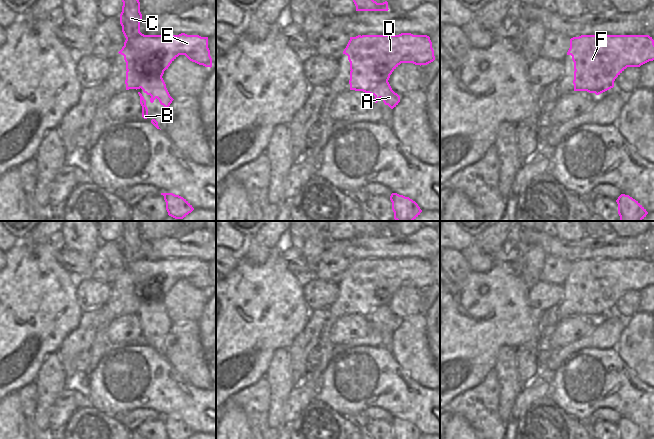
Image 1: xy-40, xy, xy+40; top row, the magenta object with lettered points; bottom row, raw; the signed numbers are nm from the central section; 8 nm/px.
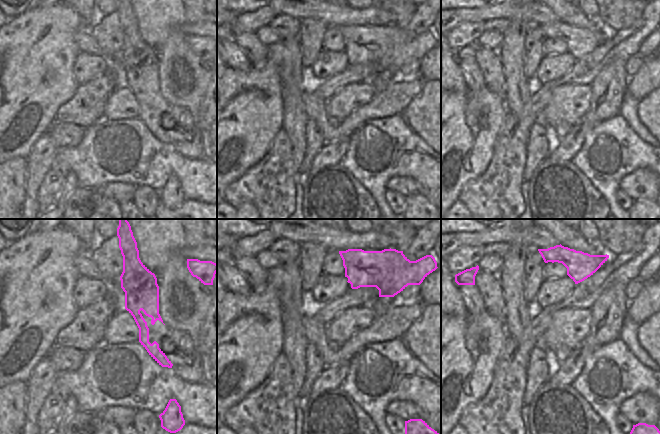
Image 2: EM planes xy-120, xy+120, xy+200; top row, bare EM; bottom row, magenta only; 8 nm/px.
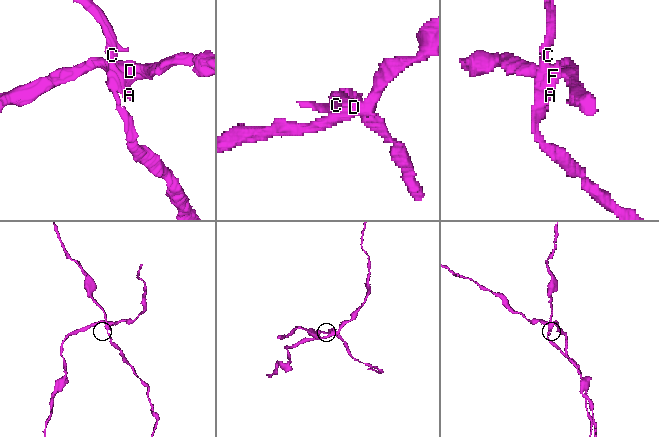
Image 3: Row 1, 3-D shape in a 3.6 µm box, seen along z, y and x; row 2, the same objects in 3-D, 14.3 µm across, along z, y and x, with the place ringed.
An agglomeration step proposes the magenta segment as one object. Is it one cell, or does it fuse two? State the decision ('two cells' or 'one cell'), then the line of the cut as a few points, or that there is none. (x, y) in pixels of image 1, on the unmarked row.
two cells; cut in xy+40 along (574, 293), (591, 292), (597, 298), (609, 294), (614, 304)

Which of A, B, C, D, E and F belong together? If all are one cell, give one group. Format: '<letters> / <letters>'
A B C / D E F

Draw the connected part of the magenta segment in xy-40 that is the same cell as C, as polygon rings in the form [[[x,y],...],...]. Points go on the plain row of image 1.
[[[122,221],[122,226],[123,230],[120,238],[120,248],[125,262],[143,259],[140,256],[142,238],[140,236],[138,221]]]

